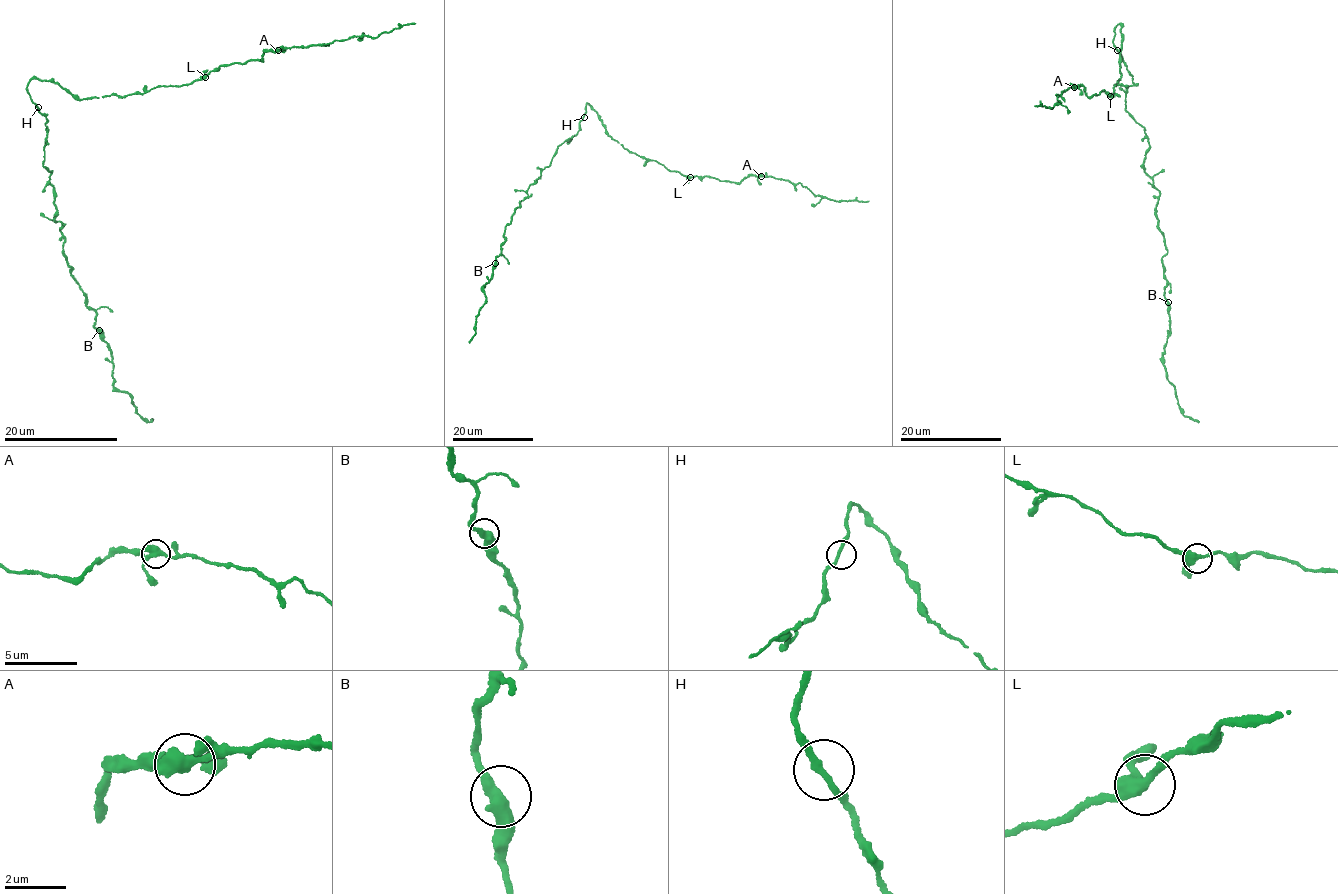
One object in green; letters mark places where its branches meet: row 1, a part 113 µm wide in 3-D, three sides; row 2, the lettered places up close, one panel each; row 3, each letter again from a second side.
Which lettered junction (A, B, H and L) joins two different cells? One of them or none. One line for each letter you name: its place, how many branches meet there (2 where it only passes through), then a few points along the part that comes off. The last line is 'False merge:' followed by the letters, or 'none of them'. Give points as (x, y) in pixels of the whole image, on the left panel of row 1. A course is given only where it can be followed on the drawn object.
False merge: none of them

